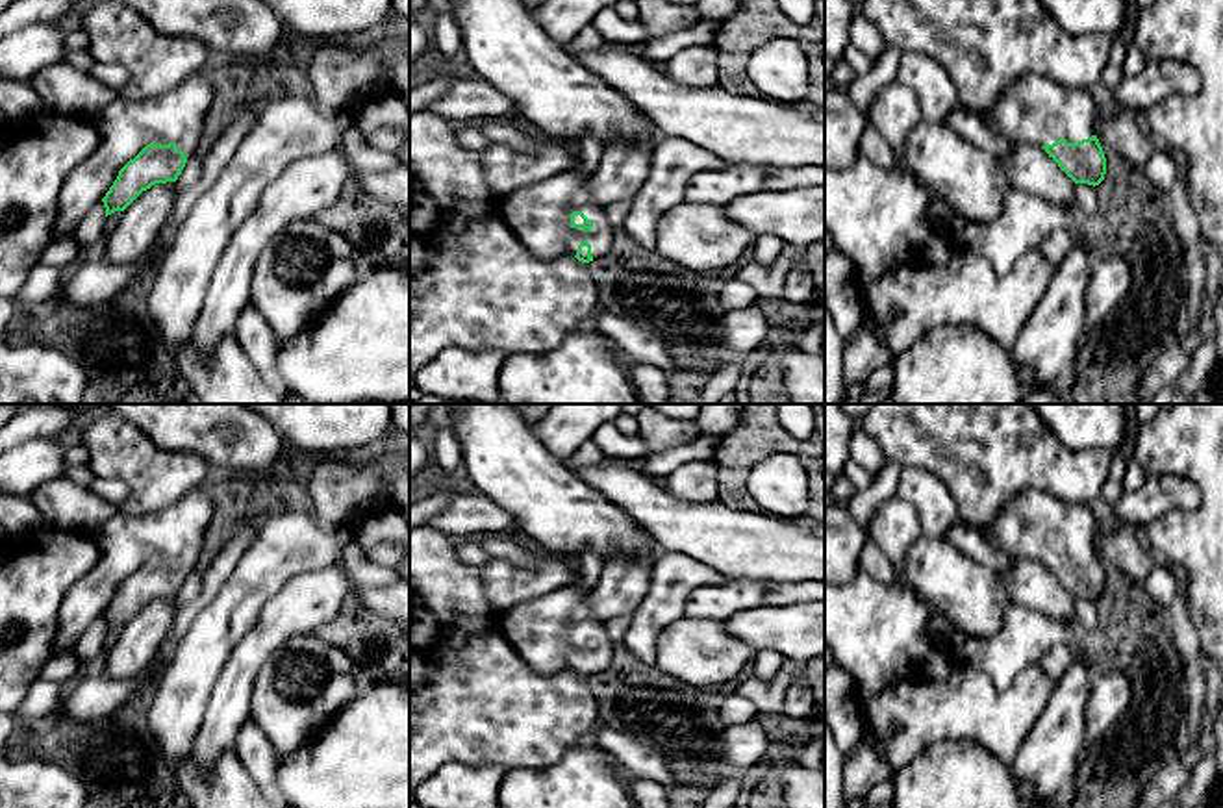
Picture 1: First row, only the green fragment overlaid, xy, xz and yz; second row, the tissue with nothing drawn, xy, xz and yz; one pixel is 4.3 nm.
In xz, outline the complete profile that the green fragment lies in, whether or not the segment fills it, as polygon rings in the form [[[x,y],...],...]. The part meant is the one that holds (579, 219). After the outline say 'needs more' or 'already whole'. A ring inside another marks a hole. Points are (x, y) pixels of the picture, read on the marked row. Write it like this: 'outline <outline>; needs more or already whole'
outline [[[569,170],[528,183],[498,200],[498,217],[513,237],[539,259],[563,254],[582,263],[604,258],[615,230],[591,193],[591,174]]]; needs more

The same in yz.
outline [[[1030,72],[1015,78],[1006,87],[991,124],[1012,145],[1041,146],[1075,183],[1095,187],[1106,174],[1106,158],[1095,135],[1097,115],[1099,111],[1090,91],[1069,89]]]; needs more

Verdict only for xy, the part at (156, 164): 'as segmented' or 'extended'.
extended

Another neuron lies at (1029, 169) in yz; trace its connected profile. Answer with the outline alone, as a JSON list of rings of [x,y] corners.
[[[1012,145],[1002,165],[1012,189],[1030,193],[1060,208],[1075,208],[1075,182],[1036,145]]]

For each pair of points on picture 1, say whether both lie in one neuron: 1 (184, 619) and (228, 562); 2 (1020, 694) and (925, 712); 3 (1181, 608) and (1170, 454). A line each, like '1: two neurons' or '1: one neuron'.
1: one neuron
2: one neuron
3: two neurons

